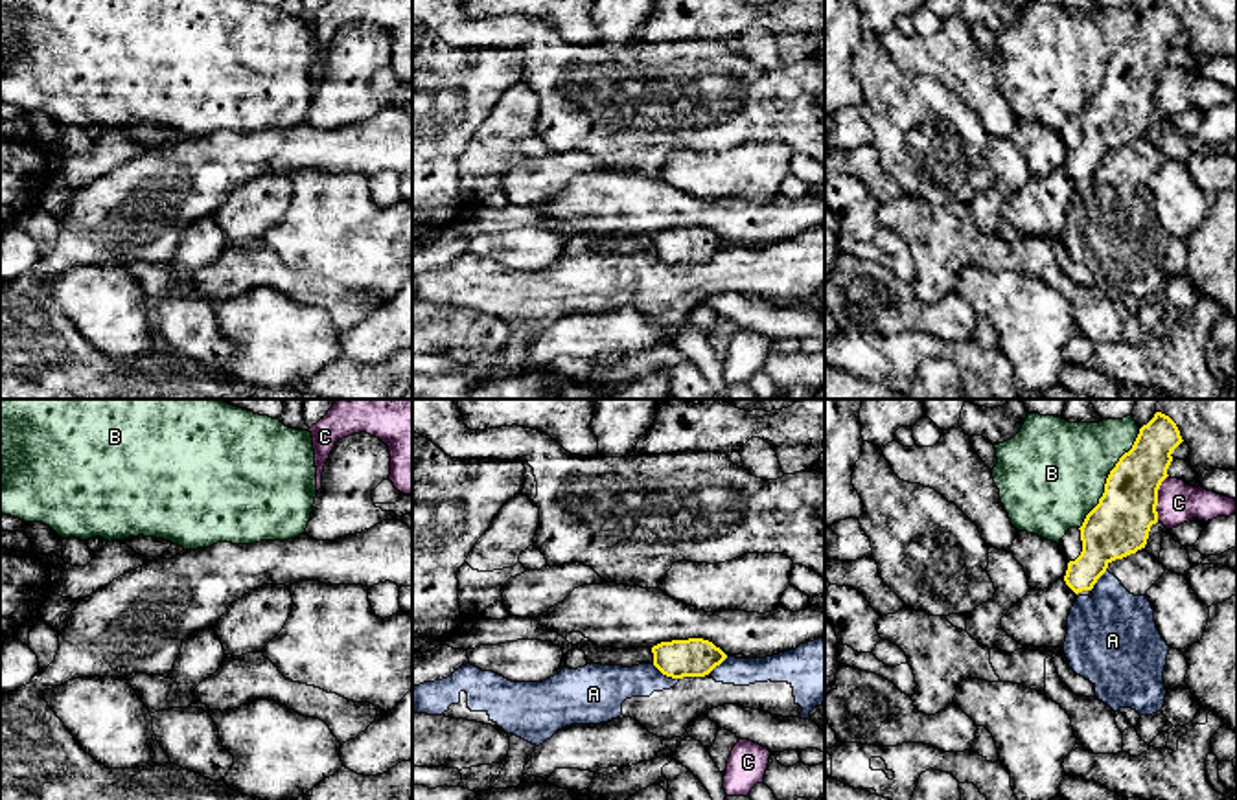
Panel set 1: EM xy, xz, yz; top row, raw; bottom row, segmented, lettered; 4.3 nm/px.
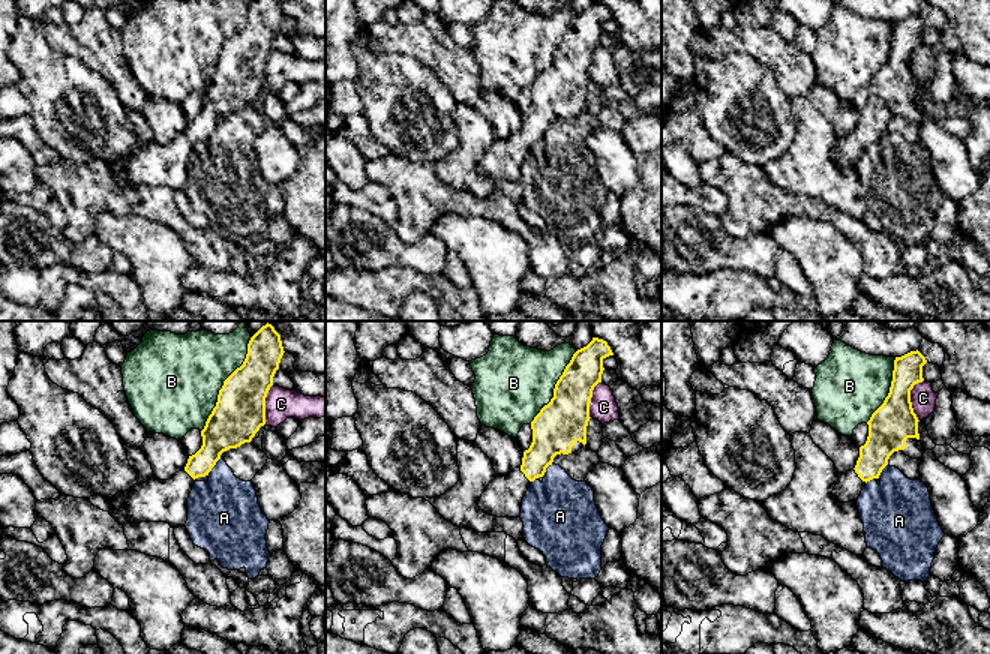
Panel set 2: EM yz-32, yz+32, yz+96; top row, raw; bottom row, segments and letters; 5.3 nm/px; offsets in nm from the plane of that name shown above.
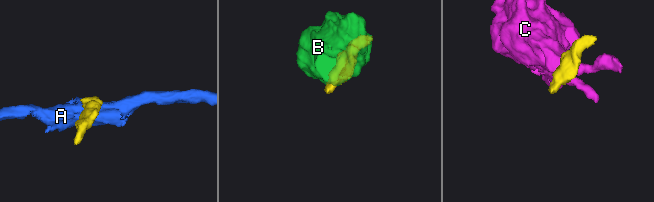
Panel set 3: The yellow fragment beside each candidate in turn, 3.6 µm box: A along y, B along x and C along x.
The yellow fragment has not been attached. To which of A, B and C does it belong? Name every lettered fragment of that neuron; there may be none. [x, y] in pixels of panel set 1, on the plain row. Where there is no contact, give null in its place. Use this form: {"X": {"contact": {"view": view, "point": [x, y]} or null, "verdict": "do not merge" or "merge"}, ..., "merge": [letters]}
{"A": {"contact": {"view": "xz", "point": [665, 262]}, "verdict": "do not merge"}, "B": {"contact": {"view": "yz", "point": [1107, 67]}, "verdict": "do not merge"}, "C": {"contact": {"view": "yz", "point": [1156, 87]}, "verdict": "do not merge"}, "merge": []}

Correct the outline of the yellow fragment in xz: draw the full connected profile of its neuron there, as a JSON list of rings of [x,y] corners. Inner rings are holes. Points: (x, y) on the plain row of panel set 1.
[[[703,226],[661,230],[652,235],[653,254],[666,265],[705,265],[720,254],[727,243]]]

